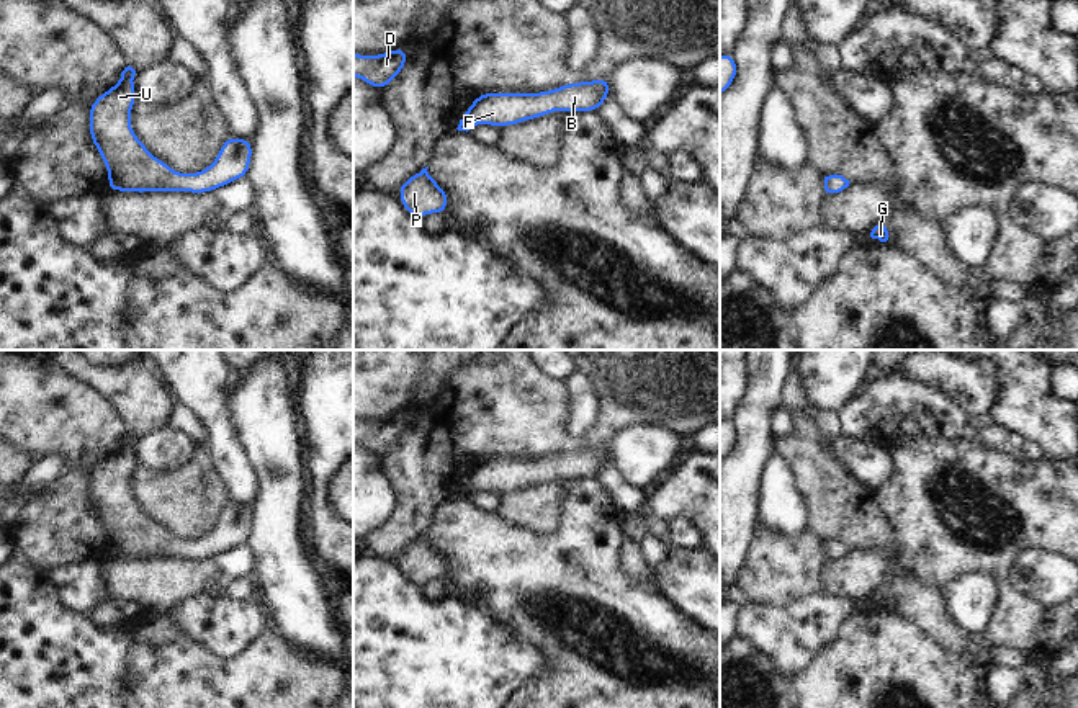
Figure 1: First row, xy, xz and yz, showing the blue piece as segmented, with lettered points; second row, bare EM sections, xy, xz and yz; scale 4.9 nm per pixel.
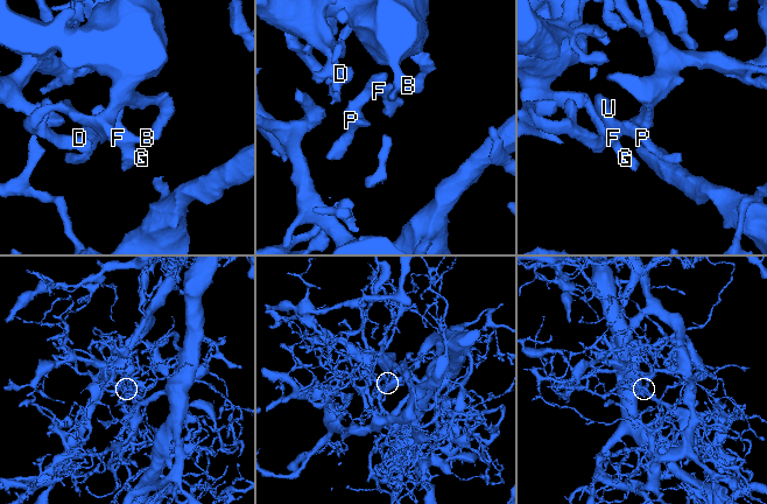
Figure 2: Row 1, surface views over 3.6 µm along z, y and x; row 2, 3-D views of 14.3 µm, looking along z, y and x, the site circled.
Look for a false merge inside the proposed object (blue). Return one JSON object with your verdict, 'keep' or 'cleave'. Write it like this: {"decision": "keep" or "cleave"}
{"decision": "keep"}

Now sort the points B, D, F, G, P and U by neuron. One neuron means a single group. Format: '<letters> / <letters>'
B D F G P U

